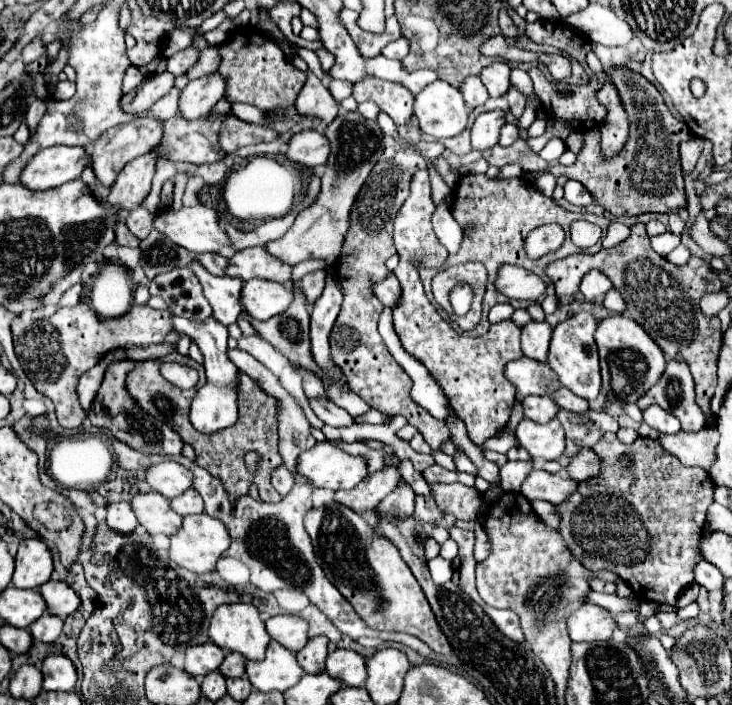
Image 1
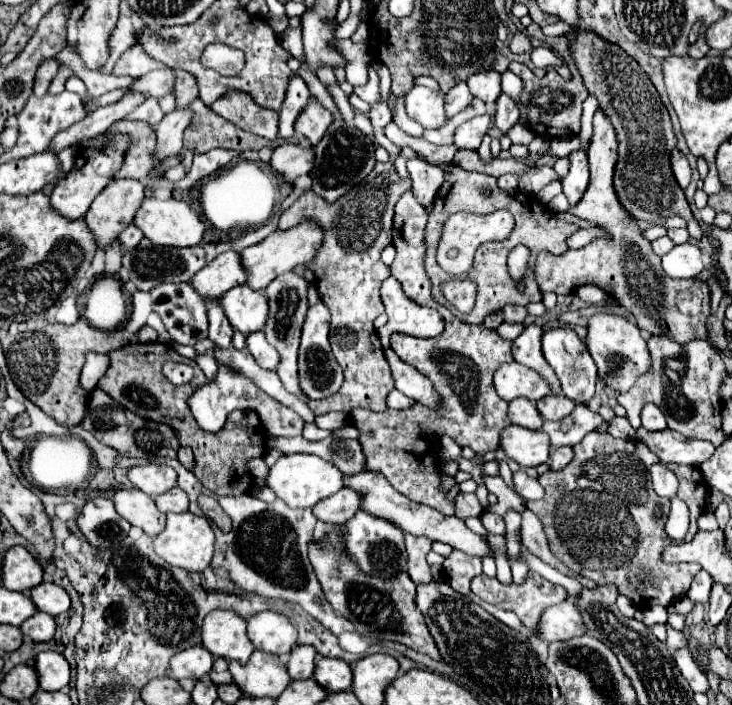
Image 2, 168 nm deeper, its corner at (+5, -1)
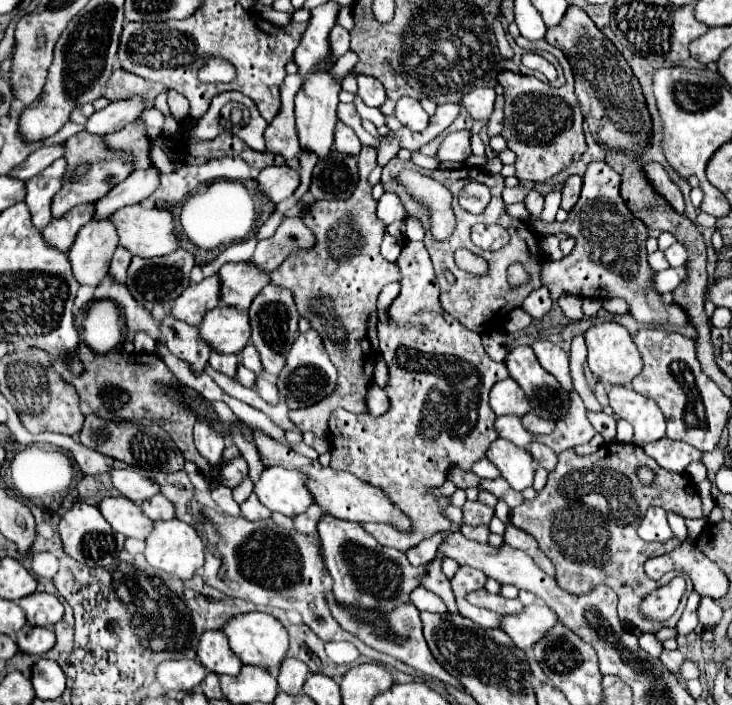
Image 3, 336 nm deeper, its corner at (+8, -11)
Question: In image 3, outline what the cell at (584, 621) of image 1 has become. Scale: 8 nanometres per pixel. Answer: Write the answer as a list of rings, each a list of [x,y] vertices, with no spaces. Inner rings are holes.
[[[546,604],[526,606],[516,616],[502,618],[502,630],[514,640],[514,644],[522,650],[532,650],[536,640],[542,640],[552,628],[558,624],[556,612]]]

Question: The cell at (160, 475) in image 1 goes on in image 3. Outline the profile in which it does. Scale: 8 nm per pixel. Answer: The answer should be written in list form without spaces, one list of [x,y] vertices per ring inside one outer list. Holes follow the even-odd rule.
[[[112,470],[110,476],[112,476],[112,484],[120,490],[120,494],[136,504],[142,504],[144,500],[160,492],[160,486],[156,482],[140,476],[134,470]]]

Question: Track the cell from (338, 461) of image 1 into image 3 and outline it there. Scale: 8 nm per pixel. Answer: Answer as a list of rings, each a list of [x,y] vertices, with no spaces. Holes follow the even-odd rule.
[[[270,466],[262,472],[254,490],[268,510],[282,512],[284,516],[292,518],[314,504],[314,496],[306,482],[308,476],[304,476],[304,472]]]

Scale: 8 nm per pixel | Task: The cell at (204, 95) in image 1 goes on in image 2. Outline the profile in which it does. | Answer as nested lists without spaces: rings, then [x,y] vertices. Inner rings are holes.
[[[187,108],[173,110],[167,114],[157,126],[157,146],[155,146],[155,160],[163,162],[165,158],[177,156],[183,150],[183,130],[189,126],[191,112]]]

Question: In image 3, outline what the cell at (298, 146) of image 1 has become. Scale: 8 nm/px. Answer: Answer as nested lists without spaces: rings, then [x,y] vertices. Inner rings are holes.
[[[266,166],[256,180],[258,180],[258,186],[262,188],[262,192],[274,204],[278,204],[284,198],[288,198],[290,194],[294,194],[294,190],[300,184],[298,172],[290,166]]]

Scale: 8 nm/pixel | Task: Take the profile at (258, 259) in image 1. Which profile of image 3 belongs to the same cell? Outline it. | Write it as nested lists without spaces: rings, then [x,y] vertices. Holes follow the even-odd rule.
[[[218,274],[204,278],[198,284],[190,284],[174,302],[170,310],[174,318],[184,320],[188,324],[200,326],[204,314],[220,304],[220,278]]]

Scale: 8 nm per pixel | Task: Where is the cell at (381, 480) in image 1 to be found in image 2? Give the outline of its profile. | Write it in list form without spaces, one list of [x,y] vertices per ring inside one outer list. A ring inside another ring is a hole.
[[[341,488],[331,498],[323,498],[313,506],[315,518],[329,524],[343,524],[357,510],[359,510],[359,496],[355,496],[355,490],[347,488]]]

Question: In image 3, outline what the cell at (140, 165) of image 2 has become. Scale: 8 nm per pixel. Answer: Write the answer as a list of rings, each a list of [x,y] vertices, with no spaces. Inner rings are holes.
[[[88,130],[78,132],[76,136],[68,138],[64,142],[66,146],[66,162],[68,162],[68,170],[70,174],[76,172],[76,168],[80,166],[88,166],[88,172],[84,176],[80,176],[78,180],[68,180],[62,190],[54,196],[52,200],[52,216],[62,216],[66,214],[70,208],[78,206],[78,204],[86,204],[86,202],[96,202],[100,200],[100,196],[106,196],[116,184],[124,182],[128,178],[128,174],[134,172],[134,156],[126,150],[114,150],[110,146],[104,144],[102,136],[90,134]]]

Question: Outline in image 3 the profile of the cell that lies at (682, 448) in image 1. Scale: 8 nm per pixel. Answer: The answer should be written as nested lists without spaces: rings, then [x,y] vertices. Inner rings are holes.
[[[662,438],[644,446],[644,452],[654,458],[664,470],[684,472],[690,462],[702,460],[702,452],[684,442],[674,442],[670,438]]]

